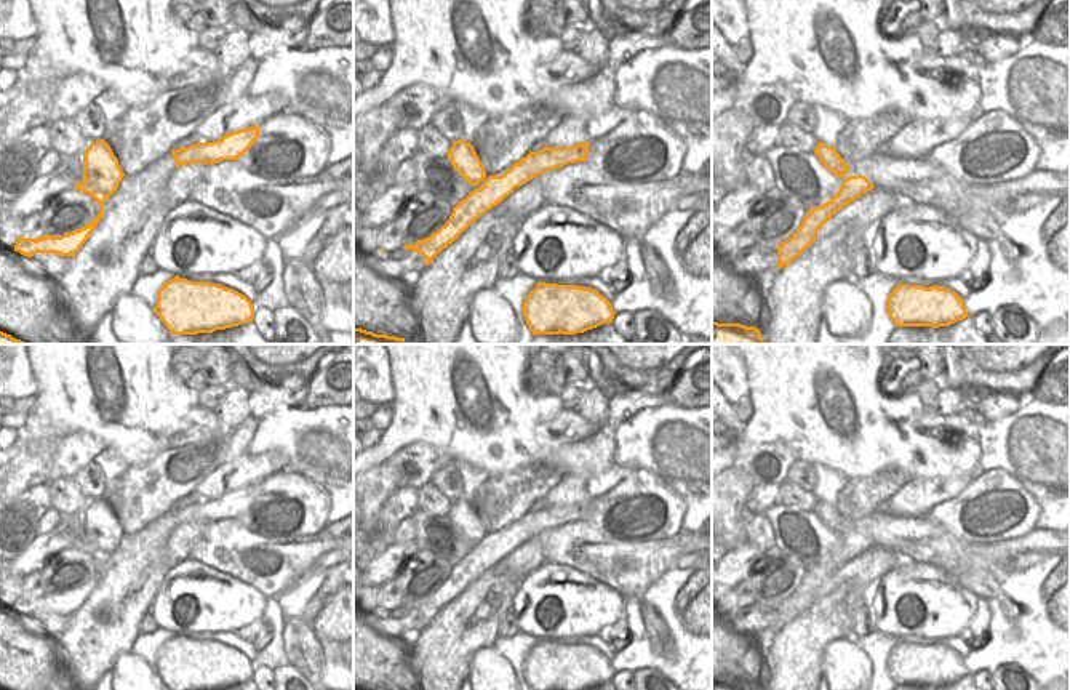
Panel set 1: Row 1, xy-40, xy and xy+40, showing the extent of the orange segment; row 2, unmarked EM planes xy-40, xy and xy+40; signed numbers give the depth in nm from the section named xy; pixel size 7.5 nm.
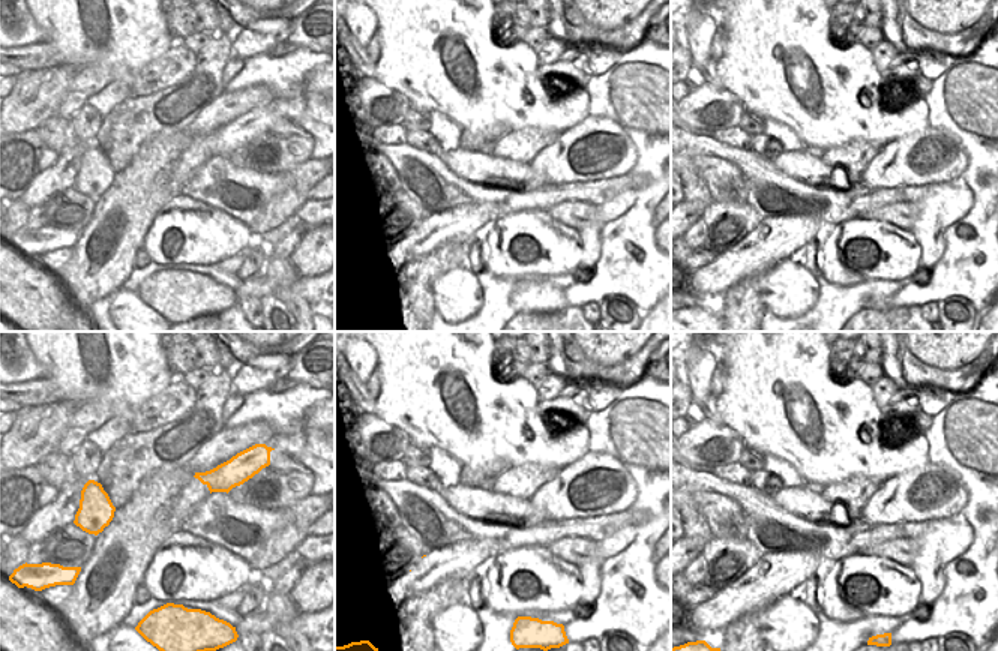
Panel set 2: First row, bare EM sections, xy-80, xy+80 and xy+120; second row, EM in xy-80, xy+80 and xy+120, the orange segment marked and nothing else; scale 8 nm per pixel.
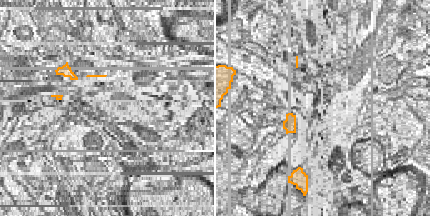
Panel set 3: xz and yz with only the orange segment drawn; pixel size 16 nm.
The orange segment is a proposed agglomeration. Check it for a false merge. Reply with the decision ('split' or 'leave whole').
leave whole

